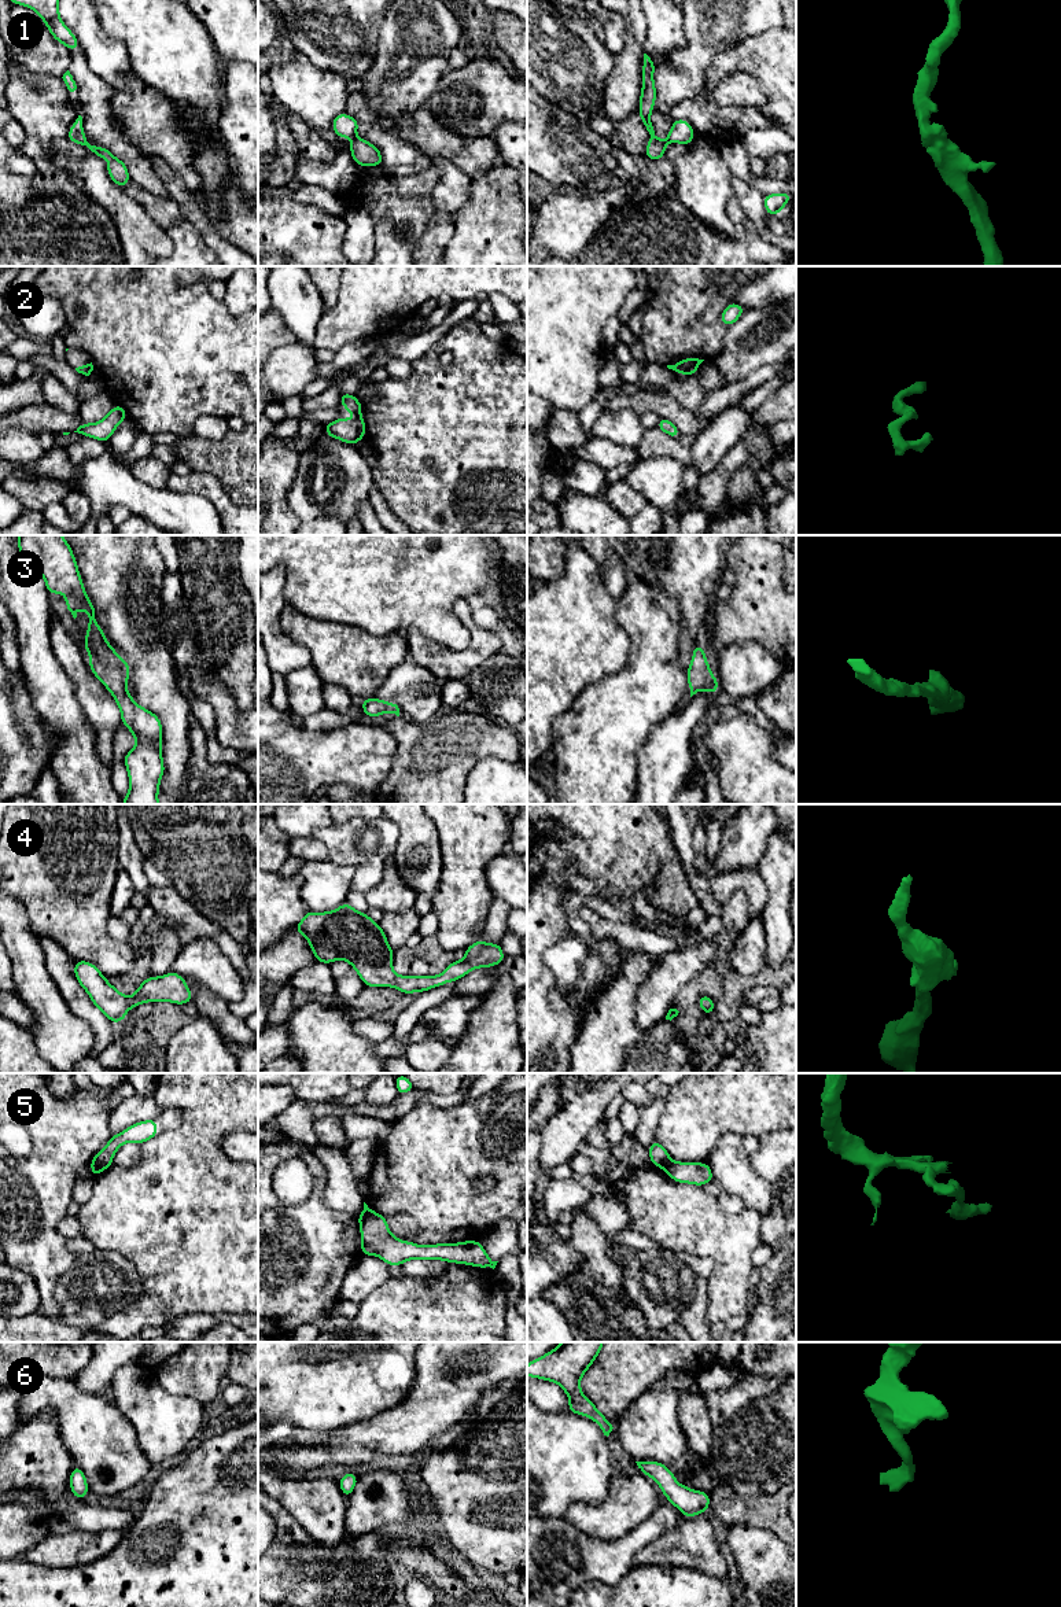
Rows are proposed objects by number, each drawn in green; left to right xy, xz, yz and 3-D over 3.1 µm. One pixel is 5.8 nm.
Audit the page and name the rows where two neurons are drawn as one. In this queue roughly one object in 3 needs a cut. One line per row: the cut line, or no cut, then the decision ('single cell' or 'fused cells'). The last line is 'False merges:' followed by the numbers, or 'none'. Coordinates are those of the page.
1: cut none; single cell
2: cut none; single cell
3: cut none; single cell
4: cut none; single cell
5: cut xy (91, 1164), (107, 1167); fused cells
6: cut none; single cell
False merges: 5

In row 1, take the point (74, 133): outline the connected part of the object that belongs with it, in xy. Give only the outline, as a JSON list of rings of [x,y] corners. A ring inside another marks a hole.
[[[78,115],[75,122],[71,125],[67,139],[75,144],[86,147],[92,154],[100,156],[102,159],[108,159],[110,163],[106,166],[111,180],[122,189],[130,180],[126,165],[114,156],[114,154],[97,145],[93,145],[85,140],[85,133],[82,130],[82,117]]]

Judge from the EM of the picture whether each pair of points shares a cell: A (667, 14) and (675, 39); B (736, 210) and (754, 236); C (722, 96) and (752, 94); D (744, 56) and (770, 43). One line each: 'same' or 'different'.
A: same
B: same
C: same
D: same

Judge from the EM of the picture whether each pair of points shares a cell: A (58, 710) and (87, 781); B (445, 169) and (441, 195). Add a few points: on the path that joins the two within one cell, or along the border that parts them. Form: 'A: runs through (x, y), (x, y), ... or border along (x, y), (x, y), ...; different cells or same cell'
A: runs through (70, 728), (74, 736), (76, 763); same cell
B: runs through (445, 176), (445, 188); same cell

